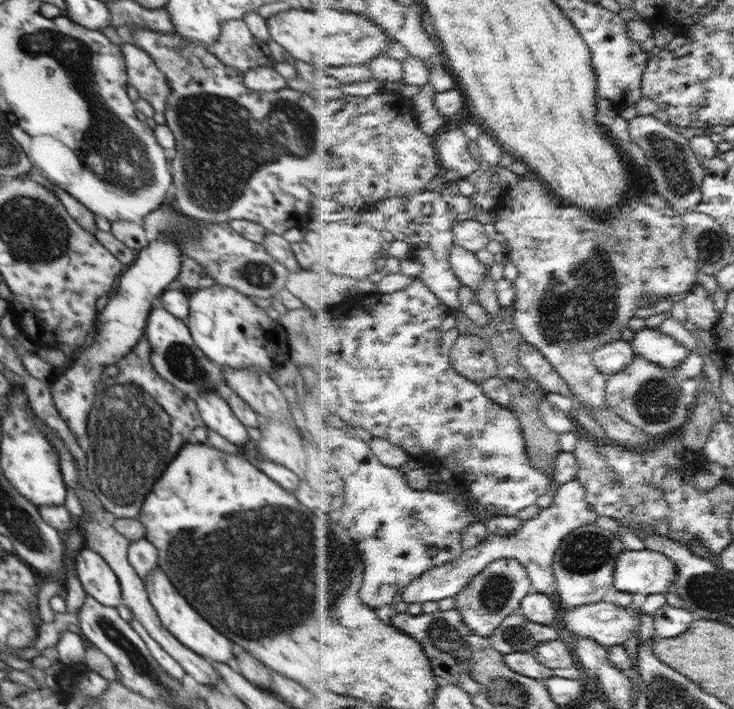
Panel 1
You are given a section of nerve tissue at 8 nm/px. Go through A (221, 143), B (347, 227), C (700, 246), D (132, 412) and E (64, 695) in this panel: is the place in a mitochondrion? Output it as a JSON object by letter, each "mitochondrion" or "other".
{"A":"mitochondrion","B":"other","C":"mitochondrion","D":"mitochondrion","E":"other"}

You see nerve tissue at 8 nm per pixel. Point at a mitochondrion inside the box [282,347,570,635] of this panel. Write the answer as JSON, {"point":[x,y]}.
{"point":[494,595]}

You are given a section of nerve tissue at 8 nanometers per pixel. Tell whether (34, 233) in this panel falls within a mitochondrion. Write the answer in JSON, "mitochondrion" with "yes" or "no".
{"mitochondrion":"yes"}

